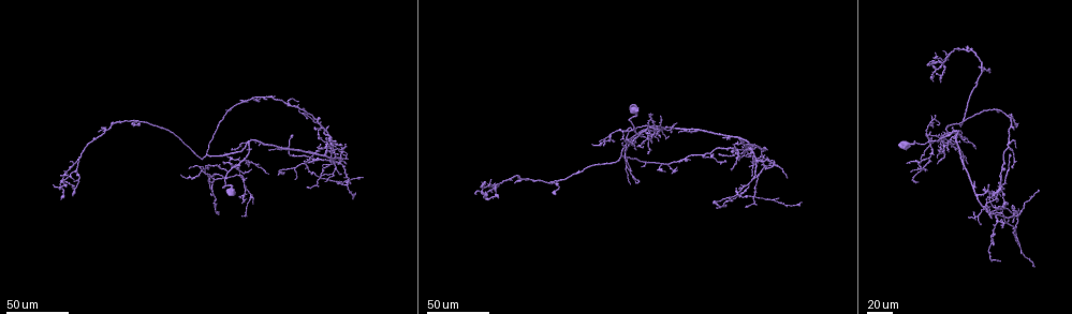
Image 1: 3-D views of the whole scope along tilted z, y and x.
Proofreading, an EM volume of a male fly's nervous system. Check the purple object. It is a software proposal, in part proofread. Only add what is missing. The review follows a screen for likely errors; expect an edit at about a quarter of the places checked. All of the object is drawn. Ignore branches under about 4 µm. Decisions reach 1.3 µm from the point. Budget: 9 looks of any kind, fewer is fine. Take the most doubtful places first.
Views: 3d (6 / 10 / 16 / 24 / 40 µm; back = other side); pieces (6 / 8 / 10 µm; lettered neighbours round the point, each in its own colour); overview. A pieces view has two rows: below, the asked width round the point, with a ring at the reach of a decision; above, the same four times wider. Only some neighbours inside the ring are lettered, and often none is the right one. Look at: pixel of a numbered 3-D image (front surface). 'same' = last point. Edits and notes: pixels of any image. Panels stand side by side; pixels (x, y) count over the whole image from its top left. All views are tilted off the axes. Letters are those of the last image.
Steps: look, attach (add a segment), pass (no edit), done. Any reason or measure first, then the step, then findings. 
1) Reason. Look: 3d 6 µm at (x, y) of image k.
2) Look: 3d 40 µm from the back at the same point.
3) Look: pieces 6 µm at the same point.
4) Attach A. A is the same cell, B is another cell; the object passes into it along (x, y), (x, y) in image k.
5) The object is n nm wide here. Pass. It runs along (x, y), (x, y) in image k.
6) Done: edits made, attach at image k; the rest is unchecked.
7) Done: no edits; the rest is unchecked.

Thin end. Look: 3d 40 µm at (931, 117) of image 1.

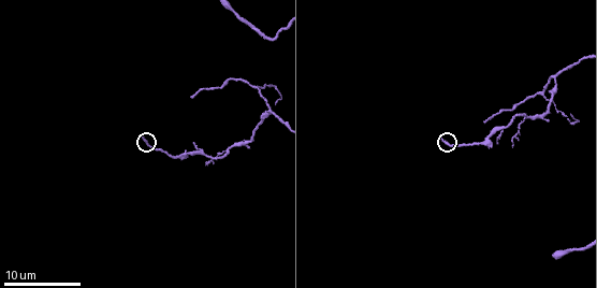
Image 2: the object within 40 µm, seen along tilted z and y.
What lies round it. Look: pieces 10 µm at (443, 139) of image 2.

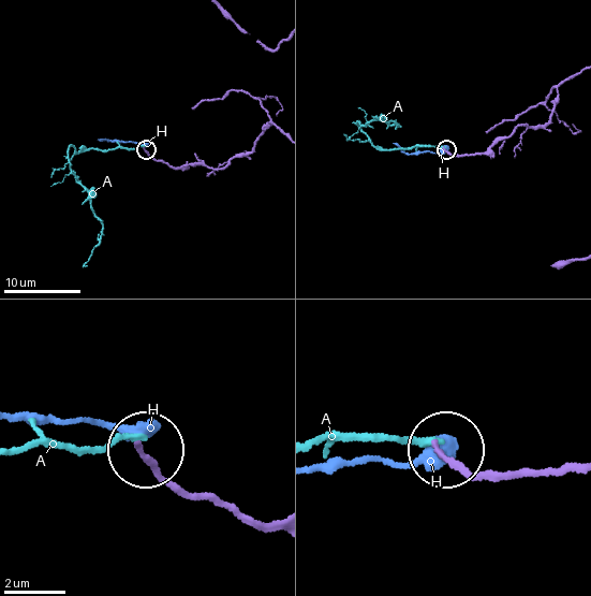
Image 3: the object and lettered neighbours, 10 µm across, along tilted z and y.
The object is 130 nm wide here. Pass. A and H are other cells; it runs along (272, 522), (257, 524), (186, 494), (141, 449) in image 3; none of them fits.

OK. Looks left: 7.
Tapers out. Look: 3d 24 µm at (787, 177) of image 1.

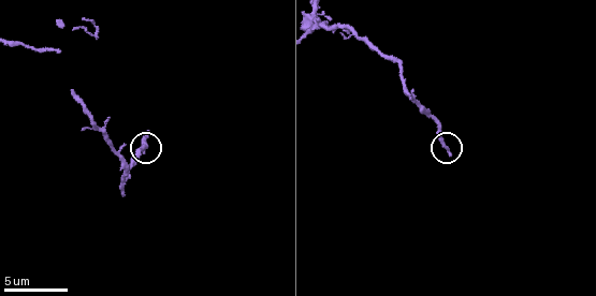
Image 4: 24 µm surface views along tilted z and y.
Look: pieces 6 µm at (147, 133) of image 4.

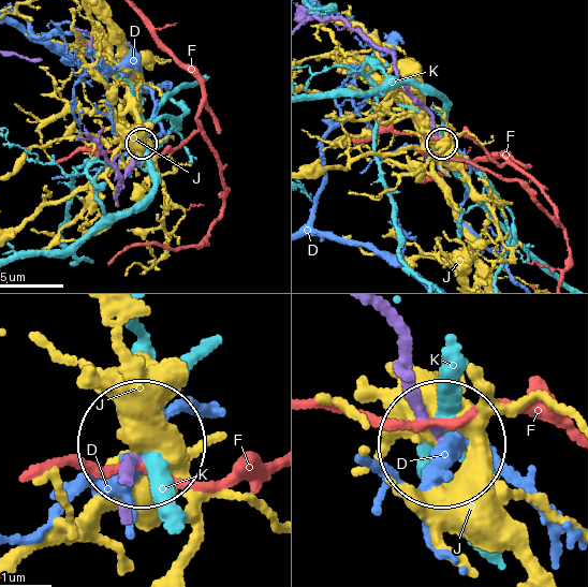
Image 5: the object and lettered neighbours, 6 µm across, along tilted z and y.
Pass. D, F, J and K are other cells; none of them fits.

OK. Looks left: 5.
Branch stops here. Look: 3d 24 µm at (637, 146) of image 1.

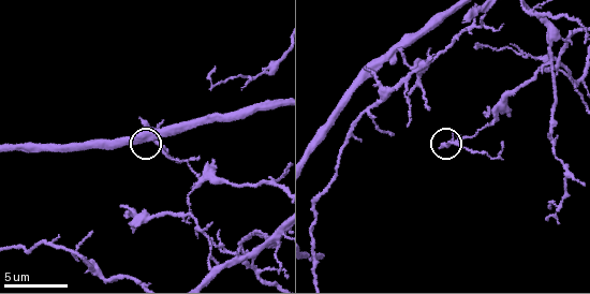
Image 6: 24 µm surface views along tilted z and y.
Look: pieces 10 µm at (142, 119) of image 6.

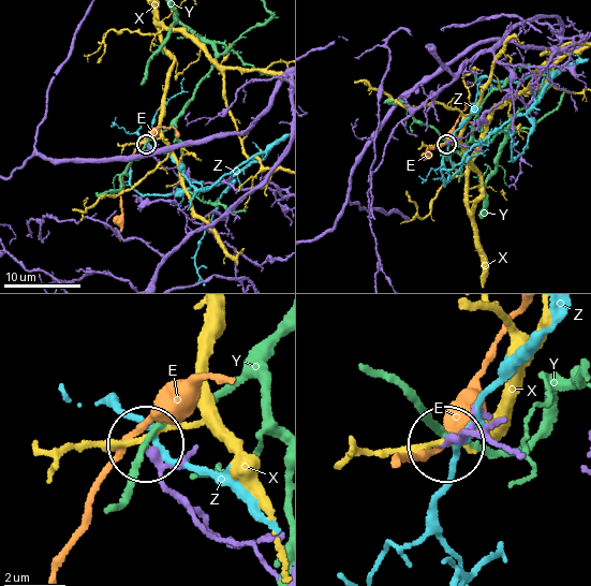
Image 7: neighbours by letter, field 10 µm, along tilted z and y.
The object is 230 nm wide here. Pass. E, X, Y and Z are other cells; it runs along (501, 420), (445, 444) in image 7; none of them fits.

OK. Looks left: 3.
Look: 3d 24 µm at (1011, 149) of image 1.

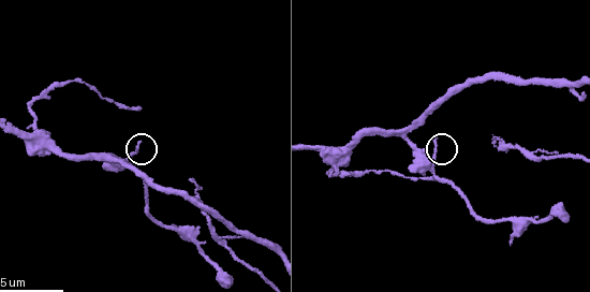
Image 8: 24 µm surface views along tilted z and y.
Look: pieces 6 µm at (436, 139) of image 8.

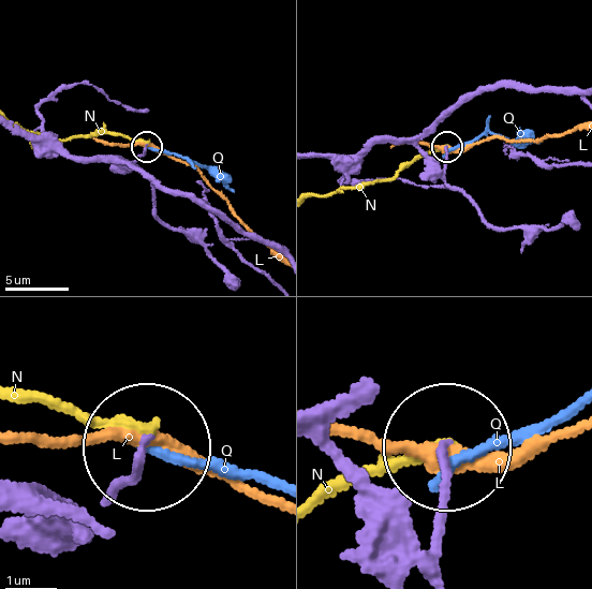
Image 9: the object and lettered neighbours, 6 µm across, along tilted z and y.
Pass. L, N and Q are other cells; it runs along (335, 425), (338, 464), (410, 542), (438, 519), (441, 454) in image 9; no lettered segment goes on from it.

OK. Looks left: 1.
Done: no edits; the rest is unchecked.

